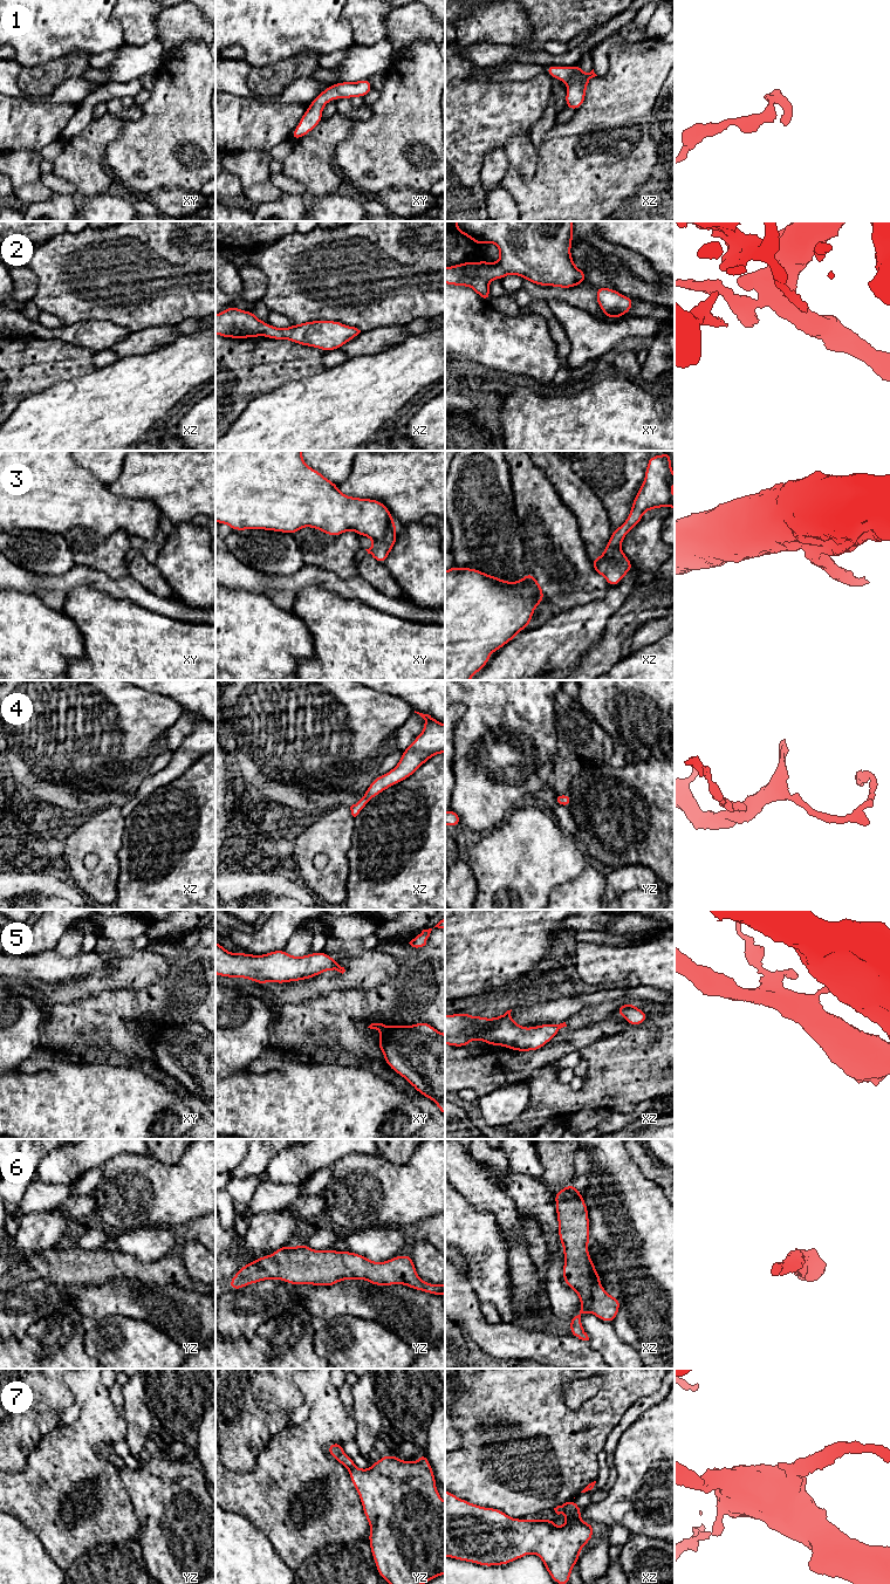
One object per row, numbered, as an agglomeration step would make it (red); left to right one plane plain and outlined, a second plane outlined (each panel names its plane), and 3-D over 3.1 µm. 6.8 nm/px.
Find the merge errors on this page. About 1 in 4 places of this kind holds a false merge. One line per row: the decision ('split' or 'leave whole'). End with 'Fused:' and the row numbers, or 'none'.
1: leave whole
2: leave whole
3: split
4: leave whole
5: leave whole
6: leave whole
7: split
Fused: 3, 7

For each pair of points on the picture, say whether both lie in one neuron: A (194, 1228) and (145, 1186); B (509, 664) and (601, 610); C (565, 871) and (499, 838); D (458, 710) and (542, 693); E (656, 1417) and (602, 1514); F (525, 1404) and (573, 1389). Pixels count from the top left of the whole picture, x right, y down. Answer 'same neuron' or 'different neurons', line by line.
A: different neurons
B: same neuron
C: same neuron
D: different neurons
E: same neuron
F: different neurons

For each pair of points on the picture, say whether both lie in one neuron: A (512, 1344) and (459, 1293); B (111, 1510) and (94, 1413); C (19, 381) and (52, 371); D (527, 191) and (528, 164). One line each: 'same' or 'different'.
A: same
B: same
C: same
D: different

